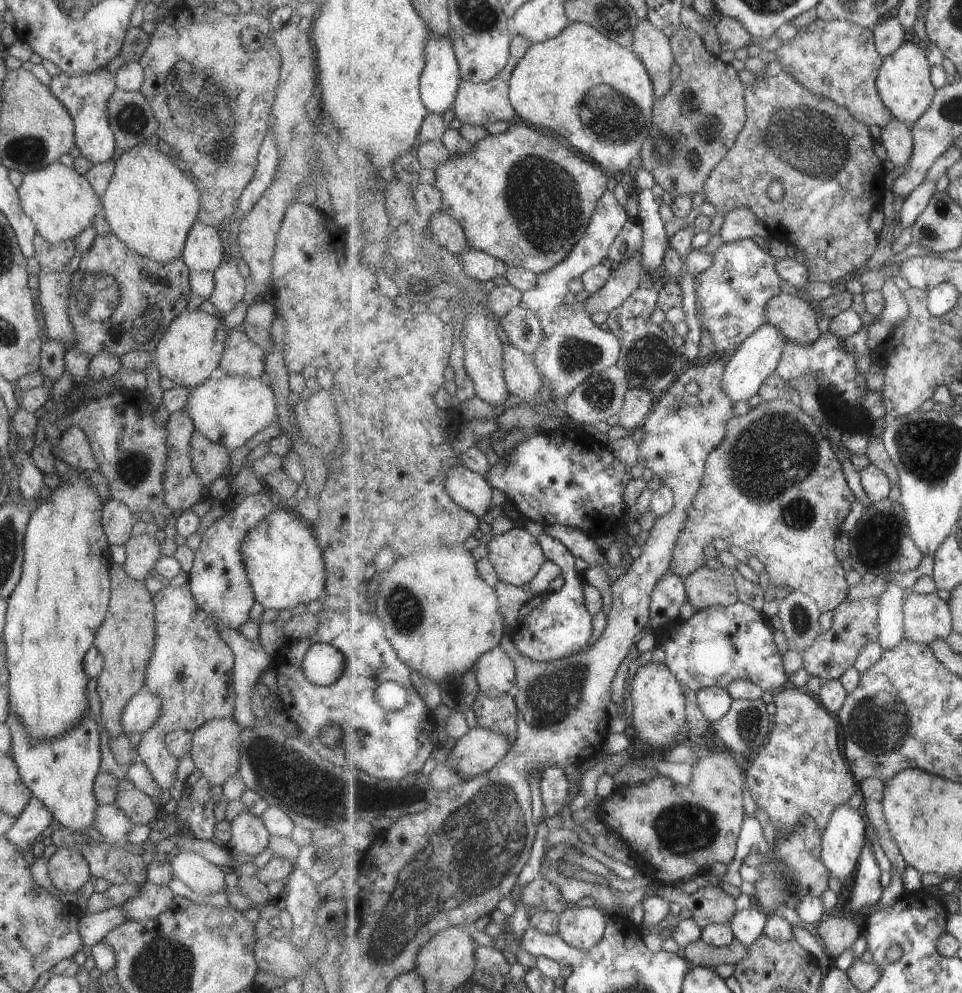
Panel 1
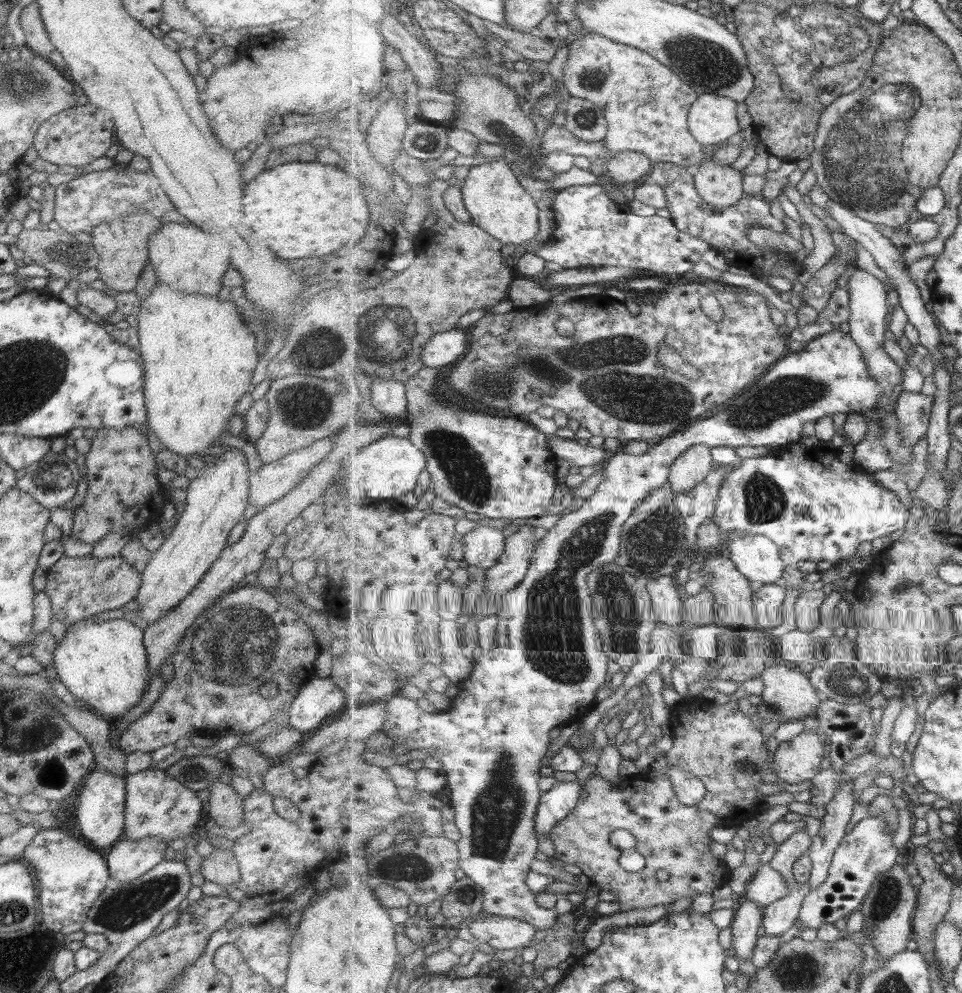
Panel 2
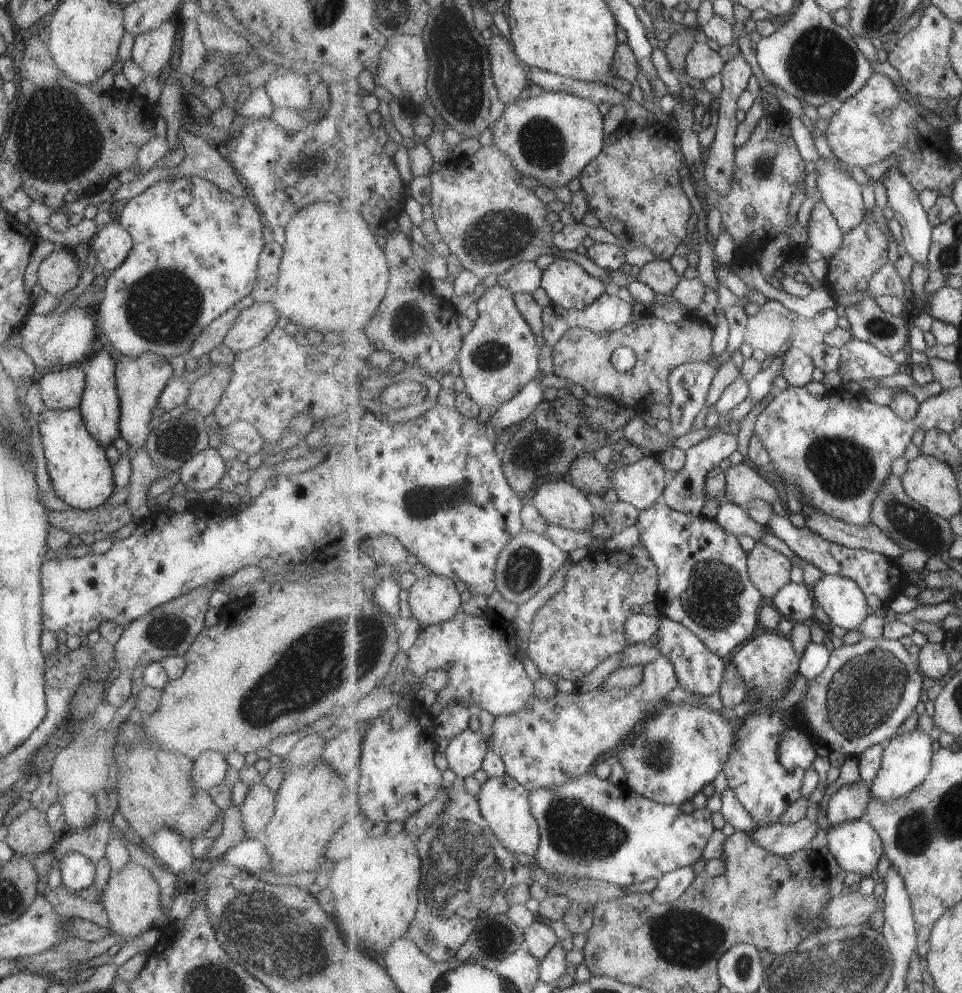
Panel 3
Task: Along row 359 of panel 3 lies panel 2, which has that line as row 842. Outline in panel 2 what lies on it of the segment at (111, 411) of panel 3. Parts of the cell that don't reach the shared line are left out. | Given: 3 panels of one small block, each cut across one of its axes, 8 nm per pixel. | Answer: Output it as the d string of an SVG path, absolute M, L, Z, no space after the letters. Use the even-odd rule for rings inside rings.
M93 768L87 773L83 788L79 792L75 810L75 826L79 834L91 842L95 848L111 846L123 834L124 802L125 802L125 776L113 775L105 770Z

